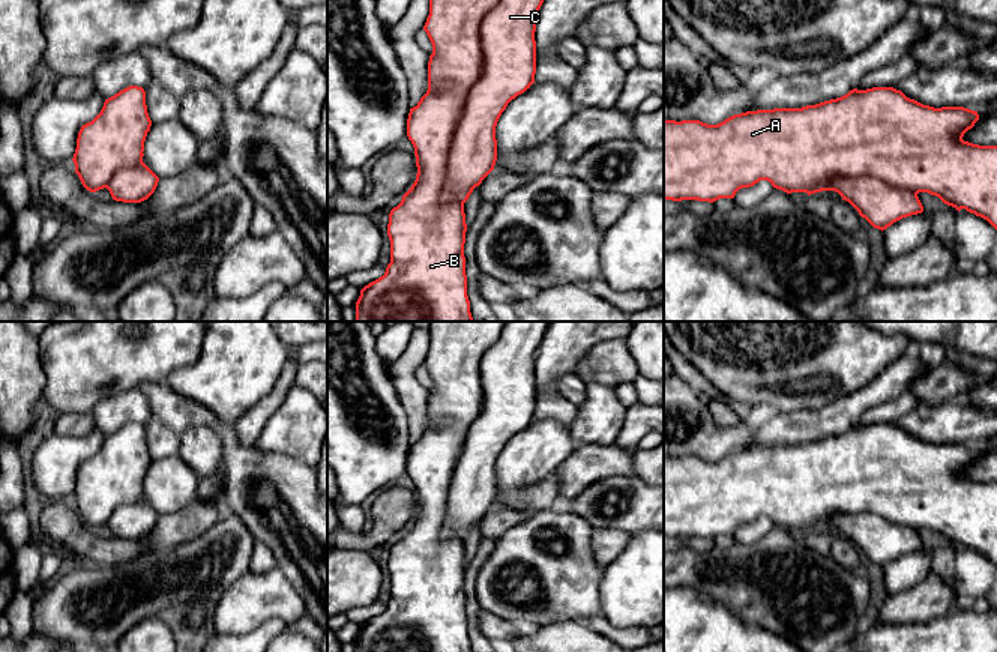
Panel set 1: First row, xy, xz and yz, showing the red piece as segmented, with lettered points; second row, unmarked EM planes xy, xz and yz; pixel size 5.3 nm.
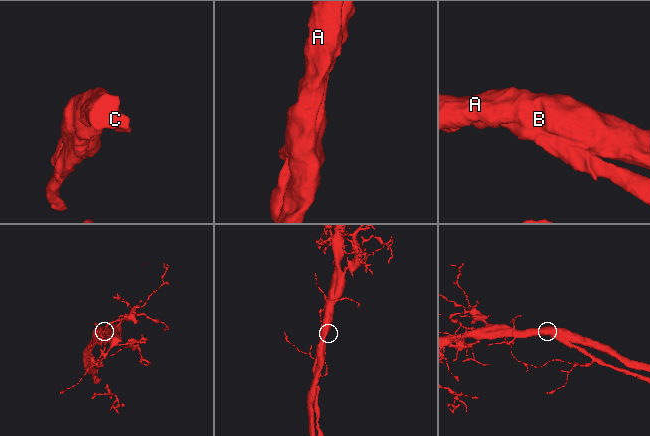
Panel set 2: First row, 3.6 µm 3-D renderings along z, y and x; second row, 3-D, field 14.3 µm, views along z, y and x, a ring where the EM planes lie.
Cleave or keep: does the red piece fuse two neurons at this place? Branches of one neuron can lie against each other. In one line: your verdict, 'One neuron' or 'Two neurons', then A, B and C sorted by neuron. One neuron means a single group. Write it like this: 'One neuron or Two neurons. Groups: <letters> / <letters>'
One neuron. Groups: A B C

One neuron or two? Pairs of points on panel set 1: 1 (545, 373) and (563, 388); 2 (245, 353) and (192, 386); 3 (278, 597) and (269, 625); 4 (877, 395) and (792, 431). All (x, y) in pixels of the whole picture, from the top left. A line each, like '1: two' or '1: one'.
1: two
2: one
3: two
4: one

